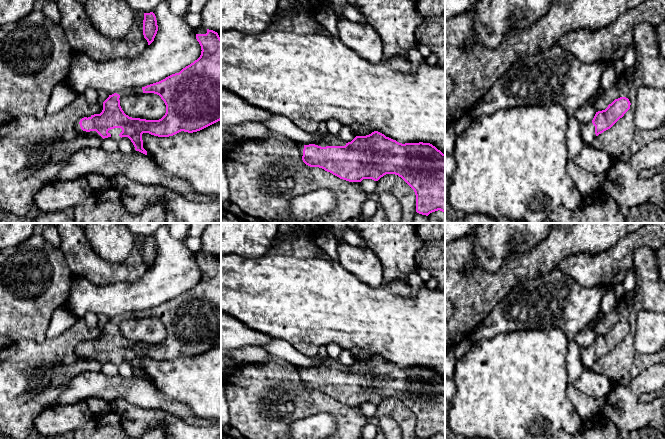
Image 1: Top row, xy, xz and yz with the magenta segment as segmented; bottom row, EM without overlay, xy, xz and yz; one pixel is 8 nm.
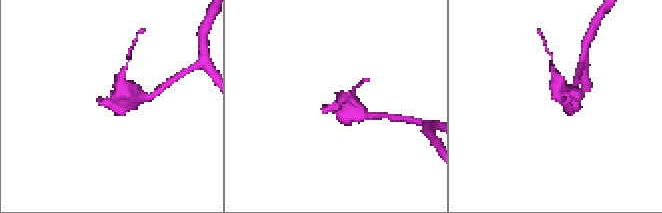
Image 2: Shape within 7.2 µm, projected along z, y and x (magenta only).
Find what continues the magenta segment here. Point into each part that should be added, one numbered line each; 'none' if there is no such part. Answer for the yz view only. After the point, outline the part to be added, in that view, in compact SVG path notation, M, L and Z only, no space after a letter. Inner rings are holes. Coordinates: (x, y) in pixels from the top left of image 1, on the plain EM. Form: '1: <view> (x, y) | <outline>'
1: yz (587, 354) | M592 346L581 347L579 358L585 369L592 369L592 366L596 362L595 350Z

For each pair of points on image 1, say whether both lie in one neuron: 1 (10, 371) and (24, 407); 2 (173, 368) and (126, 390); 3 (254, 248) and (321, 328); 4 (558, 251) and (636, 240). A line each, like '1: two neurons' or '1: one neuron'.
1: one neuron
2: two neurons
3: two neurons
4: two neurons

